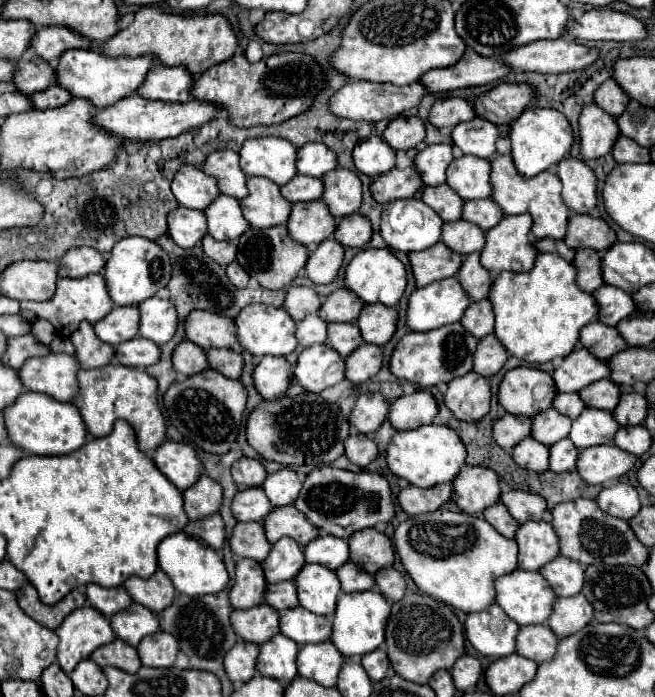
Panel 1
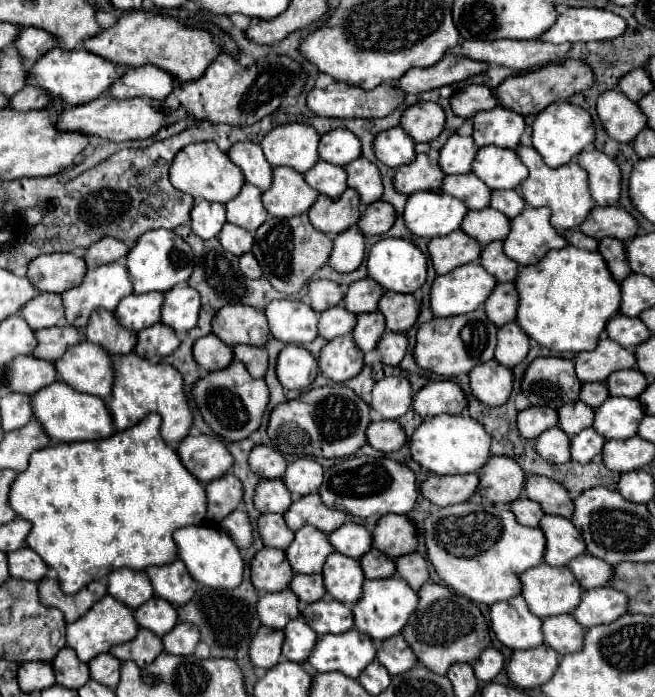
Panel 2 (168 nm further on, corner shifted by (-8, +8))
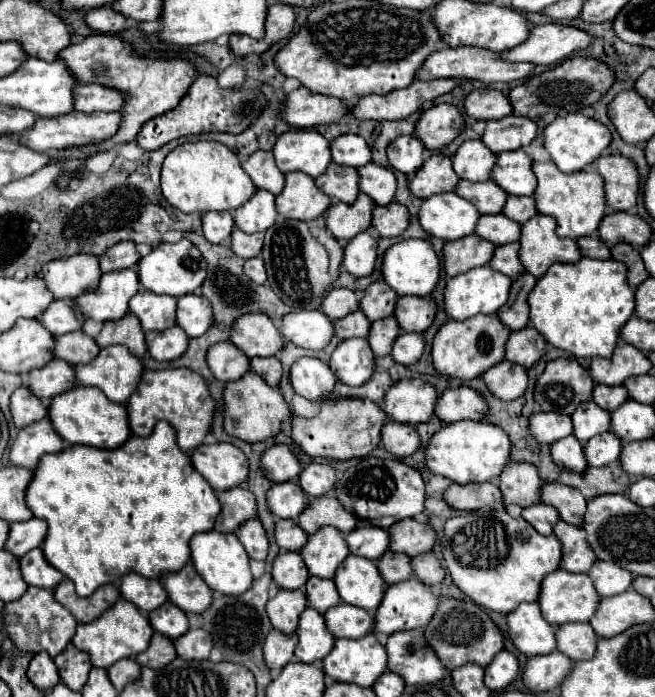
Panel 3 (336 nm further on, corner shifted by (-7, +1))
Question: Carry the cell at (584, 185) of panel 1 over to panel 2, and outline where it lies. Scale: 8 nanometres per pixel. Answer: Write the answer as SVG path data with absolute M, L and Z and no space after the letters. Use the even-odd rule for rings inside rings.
M583 150L577 158L589 174L589 190L599 206L615 206L621 196L621 170L613 158L599 150Z

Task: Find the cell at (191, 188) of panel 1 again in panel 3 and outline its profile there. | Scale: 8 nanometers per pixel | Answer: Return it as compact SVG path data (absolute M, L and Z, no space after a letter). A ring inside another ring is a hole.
M216 141L184 143L176 147L164 159L160 183L166 201L184 213L192 211L206 213L206 211L226 211L226 209L232 211L244 205L252 197L252 193L256 193L252 179L240 167L238 155Z

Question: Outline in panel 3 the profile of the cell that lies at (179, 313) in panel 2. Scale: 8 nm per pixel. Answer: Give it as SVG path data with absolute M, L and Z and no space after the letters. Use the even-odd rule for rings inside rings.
M188 293L178 297L178 309L176 309L176 325L182 327L182 331L188 337L200 337L206 333L206 329L212 325L212 307L206 297L198 293Z

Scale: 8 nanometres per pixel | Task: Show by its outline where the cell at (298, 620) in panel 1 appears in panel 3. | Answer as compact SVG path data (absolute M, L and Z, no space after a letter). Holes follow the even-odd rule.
M340 603L338 607L332 607L324 613L326 627L332 631L332 635L338 637L354 637L360 639L366 633L372 631L374 615L370 611L364 611L360 607L350 607L348 603Z

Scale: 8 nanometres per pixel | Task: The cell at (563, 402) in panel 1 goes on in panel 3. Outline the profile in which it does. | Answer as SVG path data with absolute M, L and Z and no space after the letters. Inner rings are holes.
M596 385L592 391L592 401L598 403L606 411L614 411L620 403L628 399L626 389L620 387L610 387L610 385Z

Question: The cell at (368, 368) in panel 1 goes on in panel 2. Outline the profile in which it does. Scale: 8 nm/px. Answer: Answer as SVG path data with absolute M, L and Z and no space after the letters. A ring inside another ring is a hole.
M387 330L383 334L383 338L379 340L379 346L377 350L381 352L383 356L383 364L389 364L389 366L397 366L405 352L407 352L407 346L409 346L409 340L405 334L397 334L397 332L391 332Z

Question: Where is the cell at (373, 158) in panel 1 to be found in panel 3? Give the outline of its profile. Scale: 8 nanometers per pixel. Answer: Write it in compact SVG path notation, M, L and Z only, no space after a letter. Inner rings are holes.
M412 135L398 137L388 147L388 163L392 165L392 169L402 171L404 175L410 177L422 167L424 163L422 153L424 153L424 145L416 137Z

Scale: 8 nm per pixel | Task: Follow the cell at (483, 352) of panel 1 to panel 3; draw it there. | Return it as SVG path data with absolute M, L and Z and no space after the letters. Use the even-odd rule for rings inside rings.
M524 327L524 329L510 333L510 337L506 341L504 359L528 369L544 355L544 349L546 349L544 337L534 327Z

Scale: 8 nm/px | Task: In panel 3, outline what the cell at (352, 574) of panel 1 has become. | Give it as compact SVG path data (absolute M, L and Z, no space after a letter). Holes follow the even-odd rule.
M386 551L386 553L376 561L376 567L378 567L382 579L384 579L388 585L400 583L400 581L404 581L404 579L408 579L408 577L412 575L410 557L408 557L408 555L402 555L402 553Z

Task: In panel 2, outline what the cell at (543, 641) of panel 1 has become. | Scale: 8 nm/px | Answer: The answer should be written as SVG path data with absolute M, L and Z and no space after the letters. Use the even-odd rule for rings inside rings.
M571 614L551 616L543 620L545 644L557 650L561 656L579 652L583 648L583 634L583 626Z

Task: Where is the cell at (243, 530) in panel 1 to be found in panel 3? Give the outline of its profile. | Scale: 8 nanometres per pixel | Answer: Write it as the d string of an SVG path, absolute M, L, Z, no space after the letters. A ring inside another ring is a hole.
M278 519L274 527L274 537L276 545L286 551L300 551L308 539L308 535L298 527L294 519Z

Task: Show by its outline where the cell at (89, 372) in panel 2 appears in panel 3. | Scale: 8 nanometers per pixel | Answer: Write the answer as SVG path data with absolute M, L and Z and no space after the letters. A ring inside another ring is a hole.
M124 345L100 349L98 357L94 357L90 363L74 365L78 385L86 387L94 385L110 401L116 403L128 401L128 397L136 389L142 371L144 371L142 361L130 355L130 351Z

